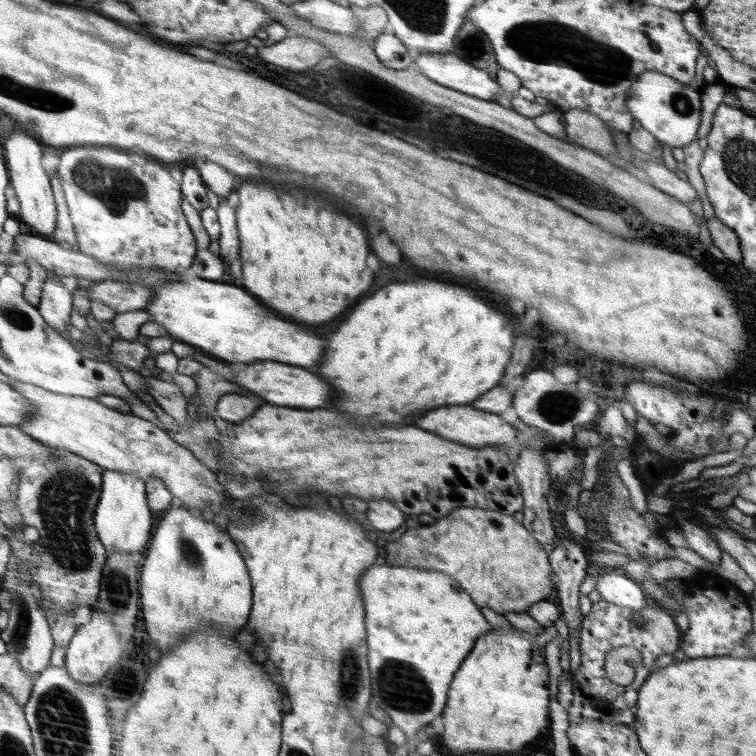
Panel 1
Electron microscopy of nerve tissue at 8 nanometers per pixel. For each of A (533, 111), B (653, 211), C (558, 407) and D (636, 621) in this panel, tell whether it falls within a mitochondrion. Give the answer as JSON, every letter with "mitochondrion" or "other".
{"A":"other","B":"other","C":"mitochondrion","D":"mitochondrion"}

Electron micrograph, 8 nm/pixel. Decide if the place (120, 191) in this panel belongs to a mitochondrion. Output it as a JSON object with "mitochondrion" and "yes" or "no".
{"mitochondrion":"yes"}

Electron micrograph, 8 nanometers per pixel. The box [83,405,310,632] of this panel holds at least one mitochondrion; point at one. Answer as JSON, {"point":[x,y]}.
{"point":[117,587]}

